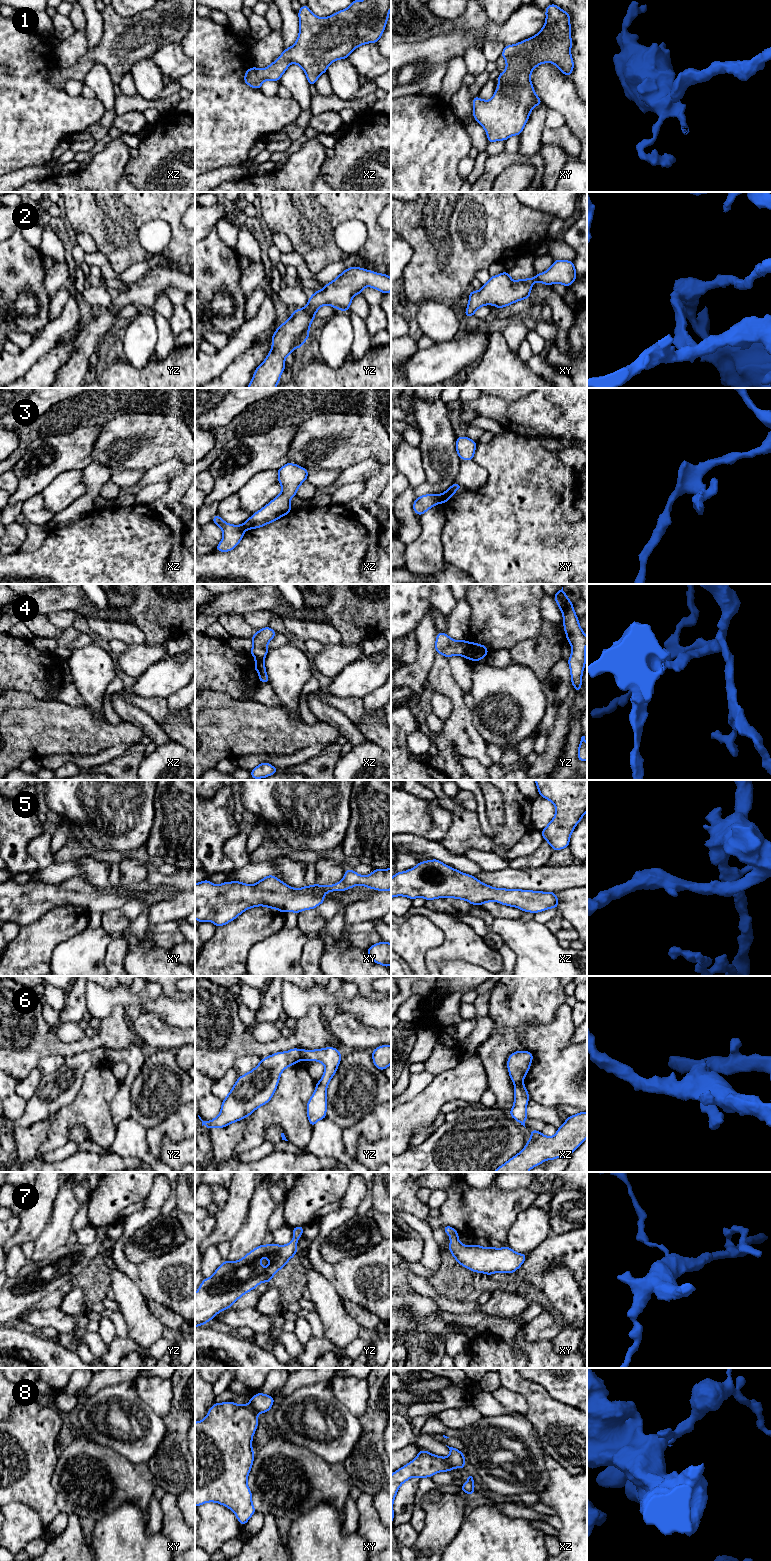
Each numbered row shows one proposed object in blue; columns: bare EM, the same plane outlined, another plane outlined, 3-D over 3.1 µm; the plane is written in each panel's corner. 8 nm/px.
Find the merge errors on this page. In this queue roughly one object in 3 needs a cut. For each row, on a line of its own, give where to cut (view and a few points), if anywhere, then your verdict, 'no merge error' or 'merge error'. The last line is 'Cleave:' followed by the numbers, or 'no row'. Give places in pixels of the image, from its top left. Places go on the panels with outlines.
1: no cut | no merge error
2: no cut | no merge error
3: xy (438, 495), (439, 501) | merge error
4: yz (469, 643), (469, 647), (463, 656) | merge error
5: no cut | no merge error
6: yz (300, 1050), (303, 1059) | merge error
7: no cut | no merge error
8: xz (445, 1458), (452, 1468) | merge error
Cleave: 3, 4, 6, 8

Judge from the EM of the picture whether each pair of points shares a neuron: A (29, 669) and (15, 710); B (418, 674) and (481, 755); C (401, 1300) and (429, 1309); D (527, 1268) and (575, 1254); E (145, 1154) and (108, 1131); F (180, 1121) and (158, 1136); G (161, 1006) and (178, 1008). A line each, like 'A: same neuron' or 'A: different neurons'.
A: different neurons
B: different neurons
C: same neuron
D: same neuron
E: different neurons
F: same neuron
G: same neuron

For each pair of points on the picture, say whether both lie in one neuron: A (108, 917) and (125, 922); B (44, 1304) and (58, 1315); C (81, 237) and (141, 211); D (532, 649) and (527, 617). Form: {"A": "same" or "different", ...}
{"A": "same", "B": "different", "C": "different", "D": "different"}

